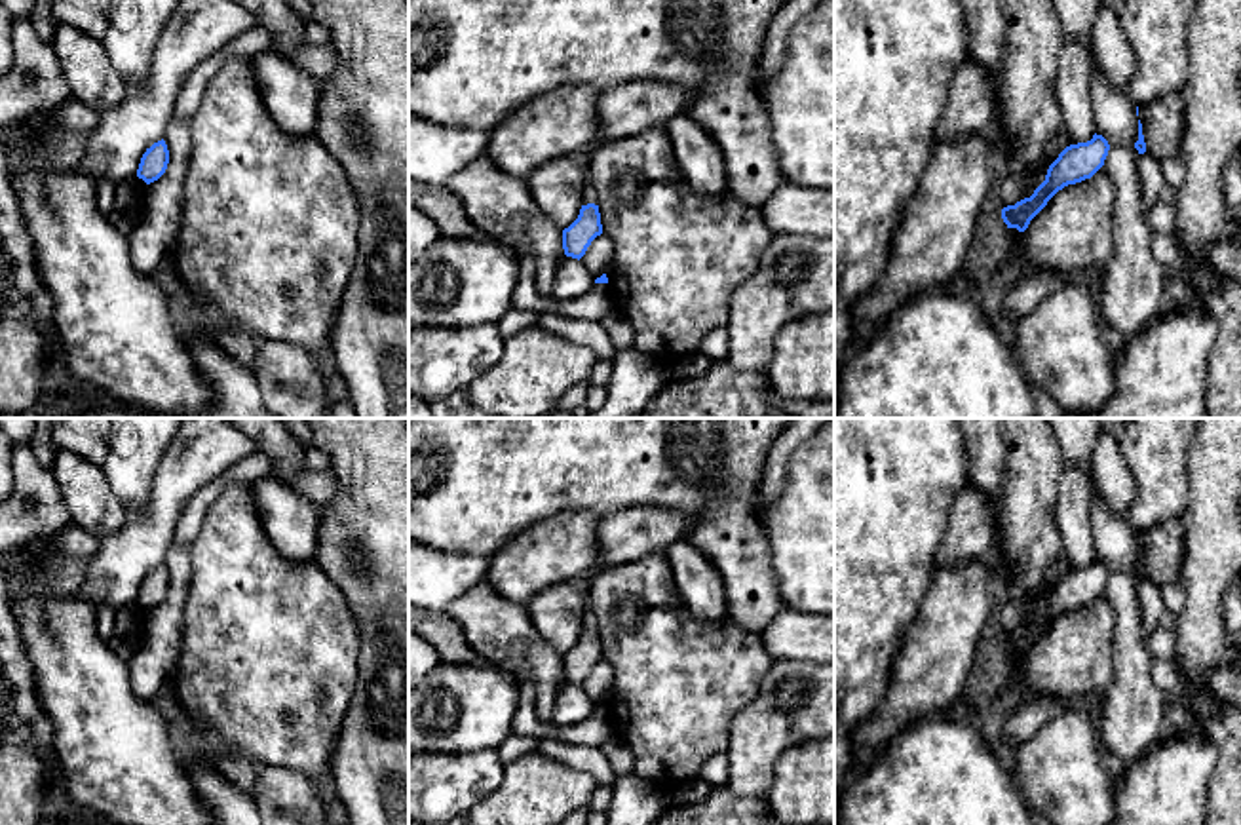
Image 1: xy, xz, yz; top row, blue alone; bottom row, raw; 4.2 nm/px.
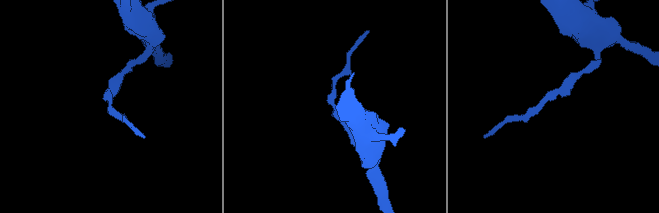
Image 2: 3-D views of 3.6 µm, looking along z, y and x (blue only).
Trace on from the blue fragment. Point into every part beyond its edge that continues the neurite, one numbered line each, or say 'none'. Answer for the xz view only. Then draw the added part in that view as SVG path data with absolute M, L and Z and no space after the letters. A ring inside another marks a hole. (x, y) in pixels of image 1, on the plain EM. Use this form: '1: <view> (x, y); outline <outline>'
none

